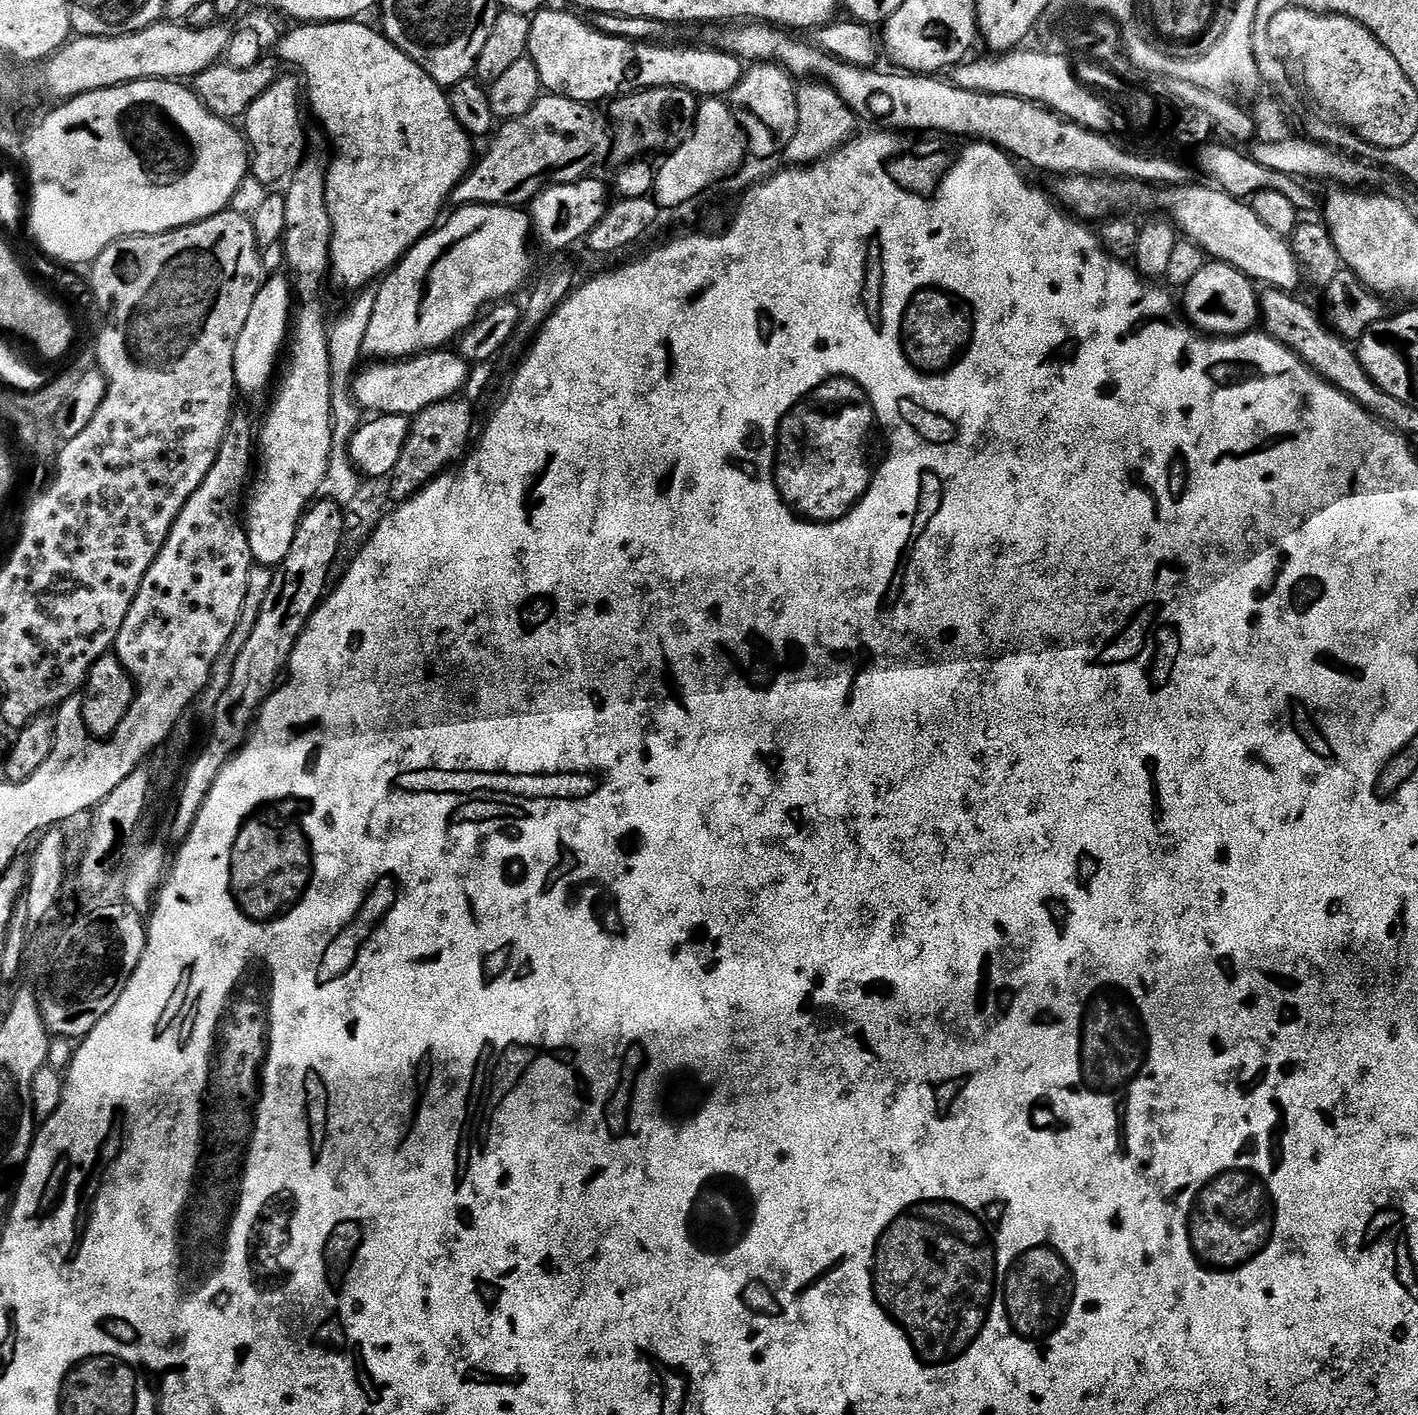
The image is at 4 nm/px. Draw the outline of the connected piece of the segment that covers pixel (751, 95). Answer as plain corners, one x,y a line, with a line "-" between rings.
753,63
730,93
730,105
744,128
749,153
760,160
779,157
798,130
797,81
778,64

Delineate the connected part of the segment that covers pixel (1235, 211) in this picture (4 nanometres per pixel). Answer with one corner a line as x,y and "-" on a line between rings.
1065,176
1059,183
1056,192
1054,191
1055,199
1081,221
1104,222
1115,217
1119,213
1116,211
1126,207
1131,200
1140,208
1152,208
1157,204
1158,207
1164,208
1163,215
1183,235
1185,232
1188,235
1185,237
1191,243
1197,244
1204,251
1205,257
1234,266
1252,281
1269,288
1278,288
1281,292
1295,293
1295,288
1302,284
1302,269
1294,258
1291,243
1274,230
1270,230
1270,226
1265,226
1262,218
1254,214
1251,203
1235,200
1233,196
1215,186
1170,188
1157,191
1155,196
1152,193
1155,191
1148,186
1133,187
1128,182
1090,176

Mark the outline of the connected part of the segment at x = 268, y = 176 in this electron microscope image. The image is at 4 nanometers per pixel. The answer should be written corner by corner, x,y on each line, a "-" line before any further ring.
281,75
242,117
242,132
250,149
250,176
263,188
272,190
275,184
287,185
304,161
306,127
300,117
300,100
302,104
301,81
299,84
292,76

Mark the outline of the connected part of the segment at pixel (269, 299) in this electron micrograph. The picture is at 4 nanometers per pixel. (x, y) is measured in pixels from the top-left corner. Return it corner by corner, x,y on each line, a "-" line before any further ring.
284,274
269,275
260,285
258,298
254,298
254,306
250,309
250,318
246,318
246,326
242,326
242,334
238,334
238,346
234,346
234,378
237,389
243,395
245,392
248,396
256,396
267,390
268,383
269,388
273,383
282,353
290,340
290,313
293,308
294,288
289,277

